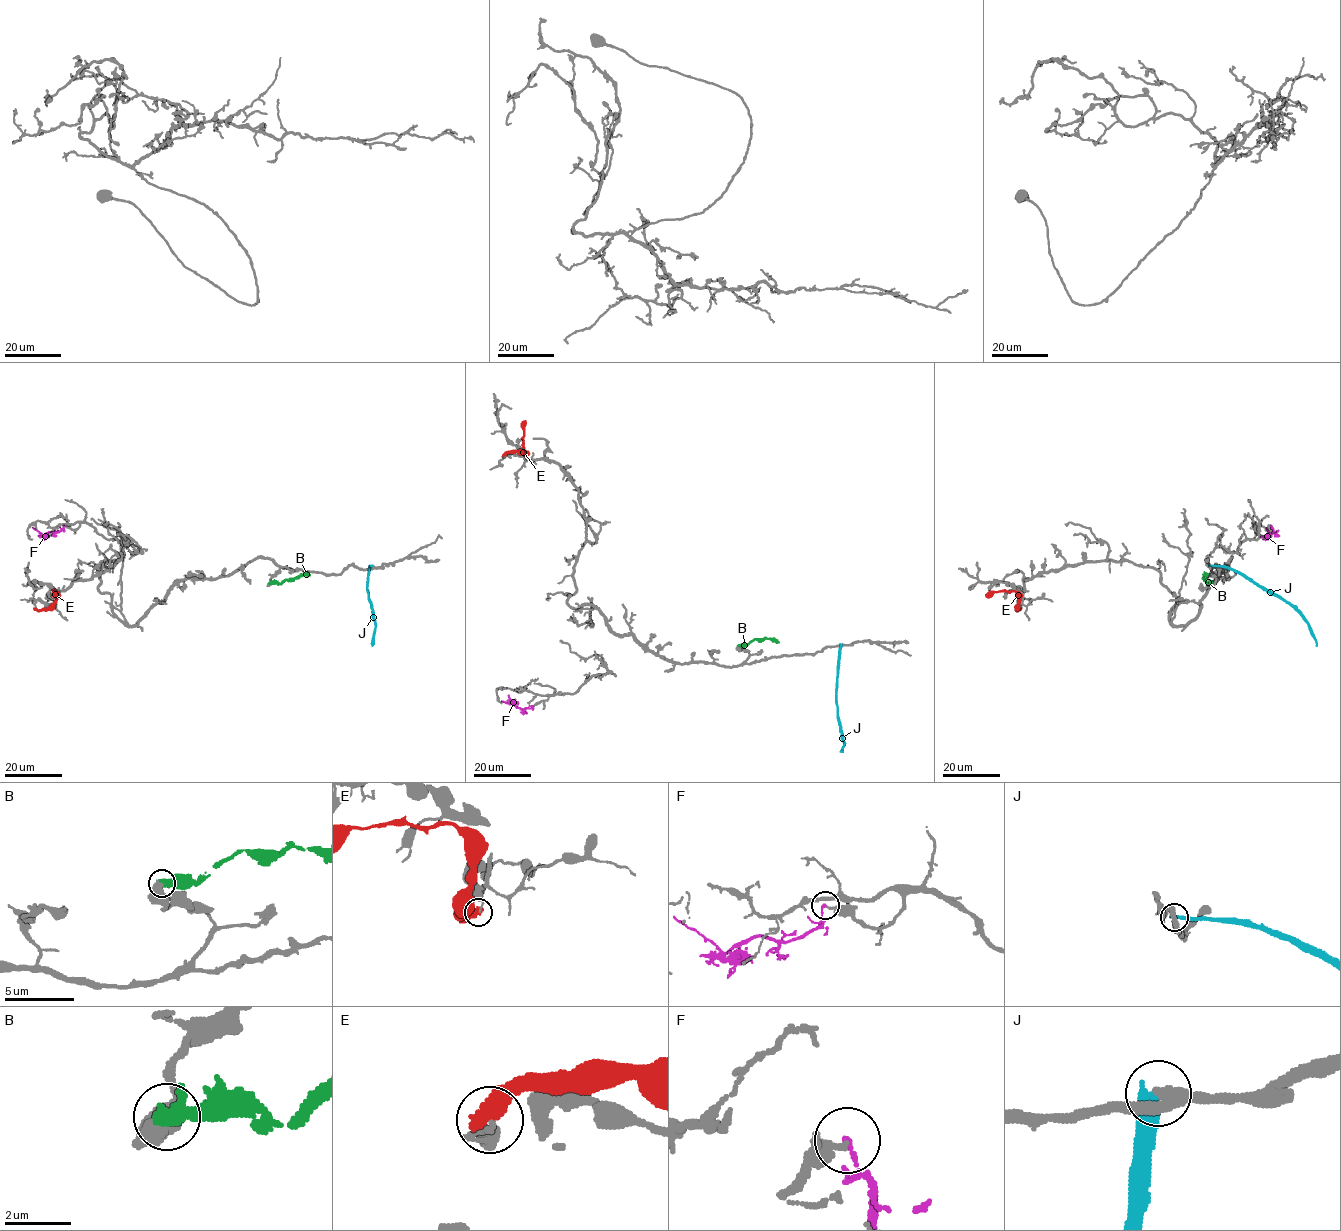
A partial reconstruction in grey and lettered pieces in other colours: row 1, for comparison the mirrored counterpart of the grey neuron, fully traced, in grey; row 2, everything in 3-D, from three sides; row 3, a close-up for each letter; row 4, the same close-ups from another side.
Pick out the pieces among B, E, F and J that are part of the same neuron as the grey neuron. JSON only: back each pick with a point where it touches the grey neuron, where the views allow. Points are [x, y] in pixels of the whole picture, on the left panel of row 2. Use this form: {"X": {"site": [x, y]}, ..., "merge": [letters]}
{"merge": []}

